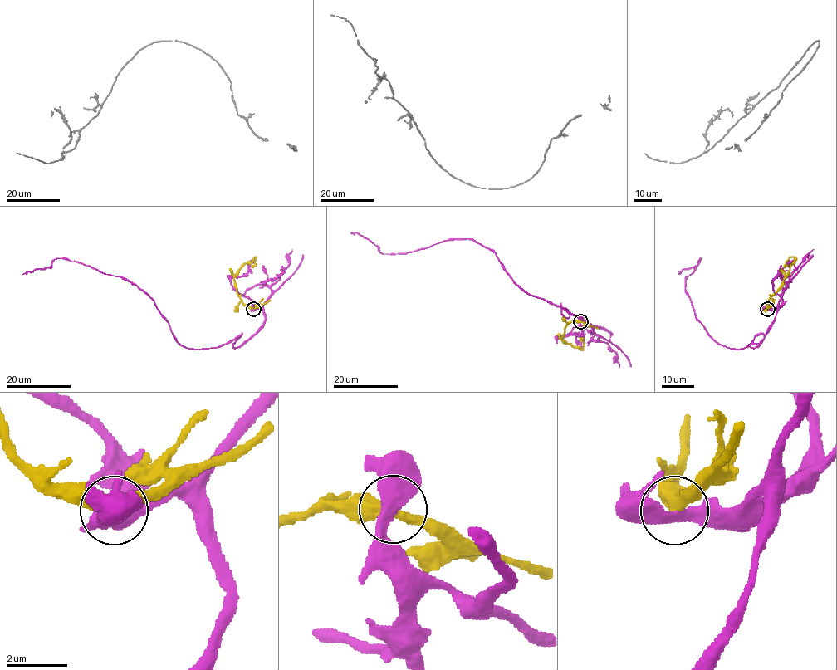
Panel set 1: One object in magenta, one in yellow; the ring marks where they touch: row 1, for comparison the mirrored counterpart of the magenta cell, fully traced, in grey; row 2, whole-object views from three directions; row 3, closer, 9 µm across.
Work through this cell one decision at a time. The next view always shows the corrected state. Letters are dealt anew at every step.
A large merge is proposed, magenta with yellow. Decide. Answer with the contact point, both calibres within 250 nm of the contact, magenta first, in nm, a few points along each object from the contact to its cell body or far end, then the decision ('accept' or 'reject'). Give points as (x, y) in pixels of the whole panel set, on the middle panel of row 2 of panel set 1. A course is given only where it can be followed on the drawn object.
(580, 321) | 400/400 nm | magenta via (581, 321), (560, 304), (570, 315), (531, 295), (491, 250), (473, 240), (383, 254), (350, 232) | yellow via (581, 321), (570, 322), (561, 335), (565, 342), (580, 348), (584, 346), (580, 337) | reject

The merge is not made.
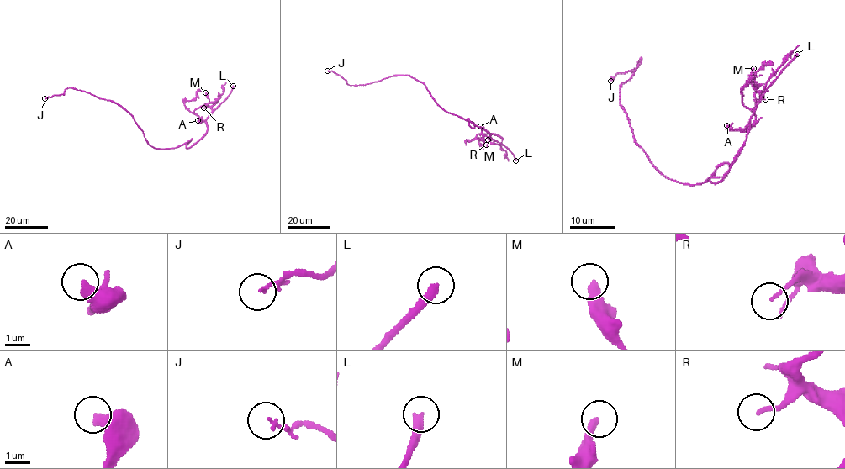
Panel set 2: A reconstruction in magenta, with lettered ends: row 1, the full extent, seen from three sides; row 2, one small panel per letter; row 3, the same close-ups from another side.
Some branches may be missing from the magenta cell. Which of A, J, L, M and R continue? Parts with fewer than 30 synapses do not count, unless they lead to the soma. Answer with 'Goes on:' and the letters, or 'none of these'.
Goes on: L

